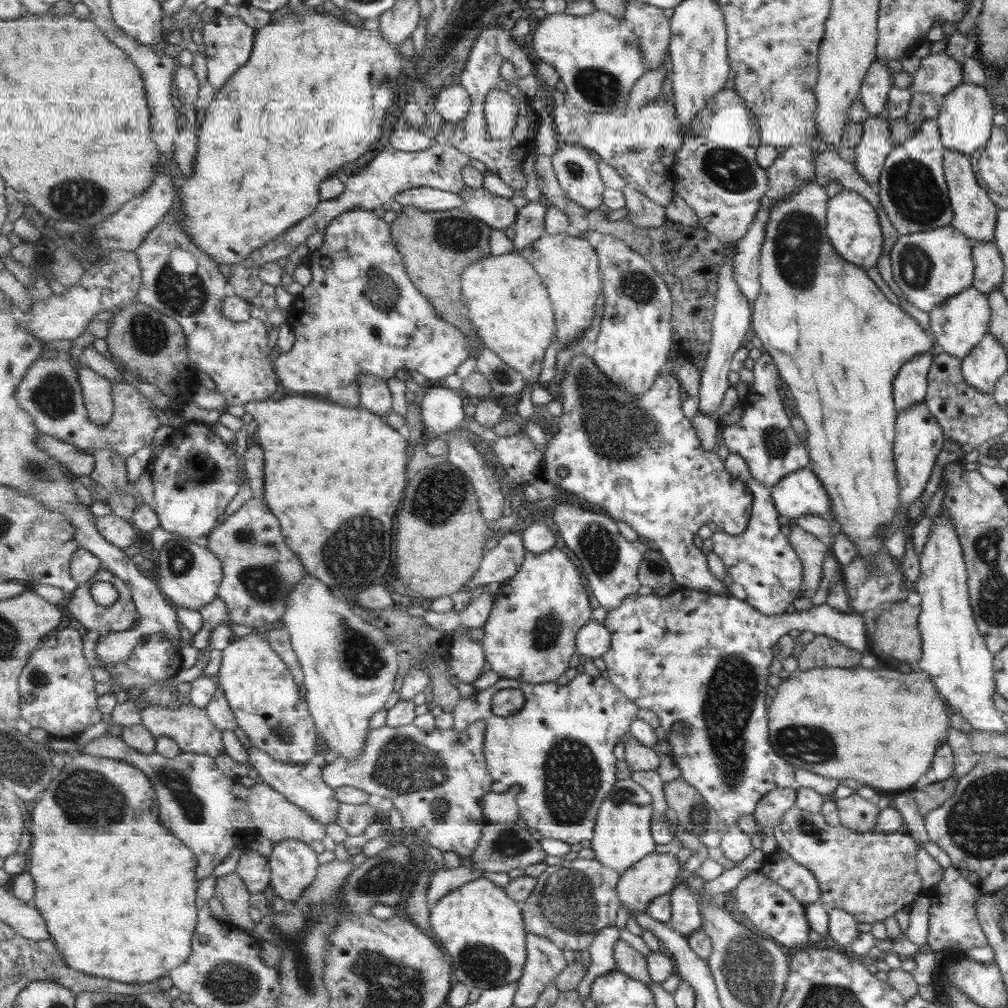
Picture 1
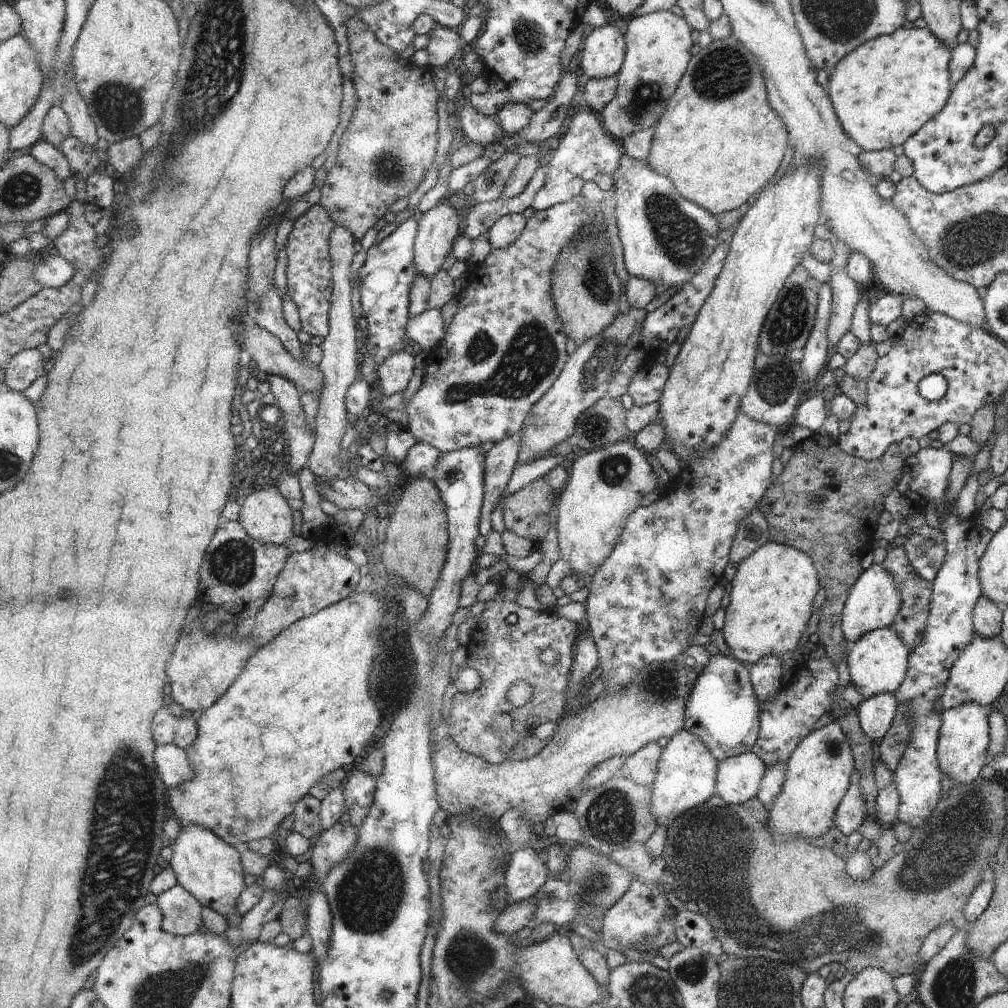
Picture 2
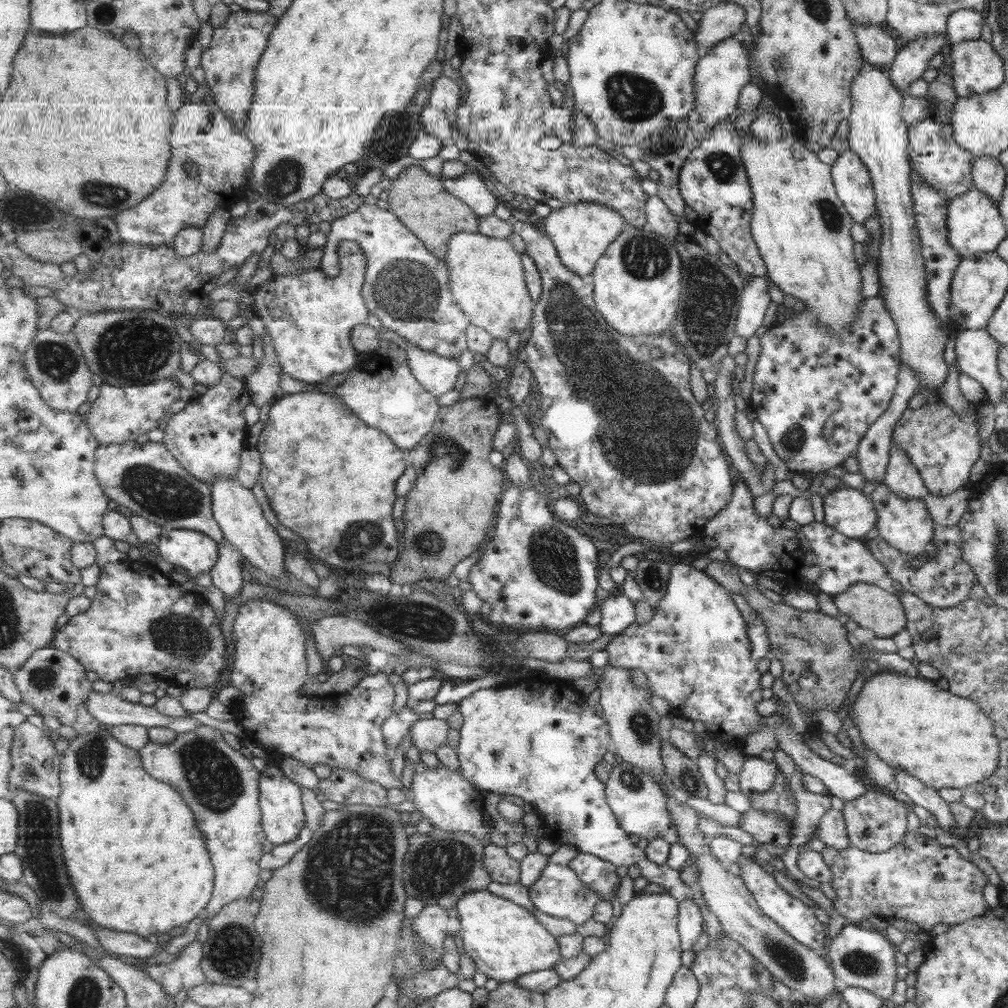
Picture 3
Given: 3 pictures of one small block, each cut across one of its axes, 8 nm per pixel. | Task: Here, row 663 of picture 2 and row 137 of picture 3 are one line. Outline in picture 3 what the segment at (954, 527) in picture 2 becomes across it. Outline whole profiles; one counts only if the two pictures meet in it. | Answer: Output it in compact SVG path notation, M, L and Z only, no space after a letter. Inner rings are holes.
M926 117L917 124L909 125L907 144L907 161L910 169L913 169L917 175L921 175L935 191L943 193L947 200L957 198L971 188L973 156L955 143L949 123L937 123Z

